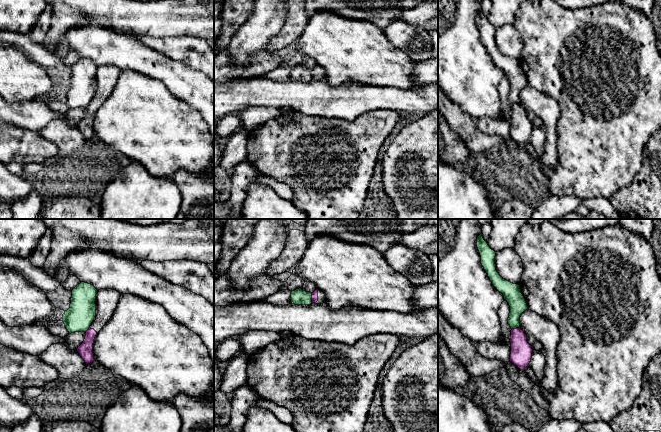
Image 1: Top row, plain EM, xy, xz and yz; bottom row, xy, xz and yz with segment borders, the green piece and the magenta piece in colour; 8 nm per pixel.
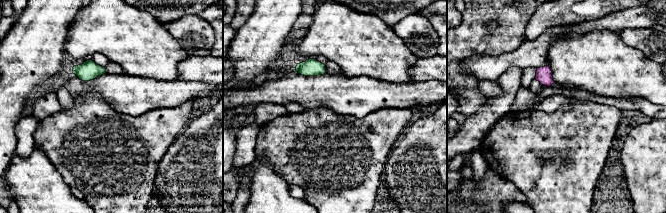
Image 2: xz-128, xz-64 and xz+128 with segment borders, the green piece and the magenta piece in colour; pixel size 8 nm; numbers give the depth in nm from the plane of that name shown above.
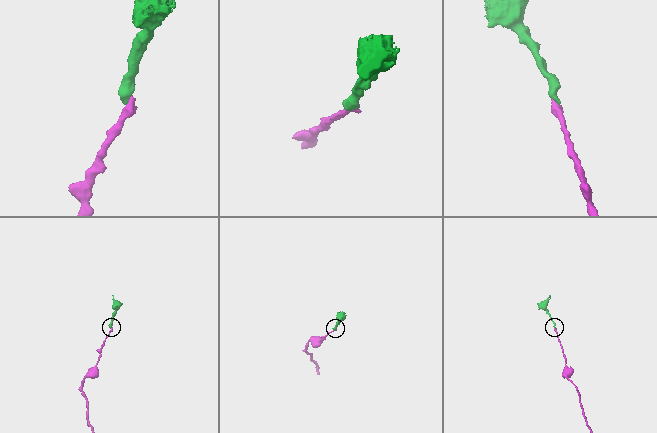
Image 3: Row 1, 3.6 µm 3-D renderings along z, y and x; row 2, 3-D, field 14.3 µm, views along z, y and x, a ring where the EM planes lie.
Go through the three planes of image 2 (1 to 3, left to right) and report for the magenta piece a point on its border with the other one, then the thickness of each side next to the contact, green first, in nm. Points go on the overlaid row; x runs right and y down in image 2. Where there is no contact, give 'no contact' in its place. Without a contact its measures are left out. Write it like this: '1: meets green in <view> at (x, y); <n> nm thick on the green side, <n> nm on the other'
1: no contact
2: no contact
3: no contact

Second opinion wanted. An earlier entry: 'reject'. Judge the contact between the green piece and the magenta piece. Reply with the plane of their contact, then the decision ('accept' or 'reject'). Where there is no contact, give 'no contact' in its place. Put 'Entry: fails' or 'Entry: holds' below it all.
contact in xz; reject
Entry: holds

